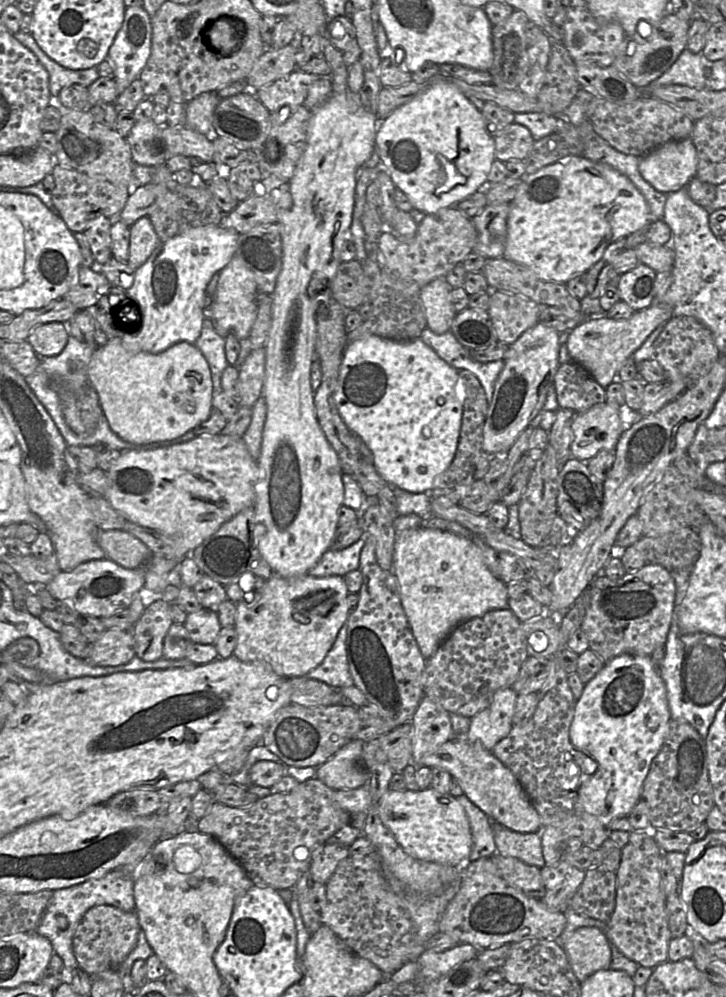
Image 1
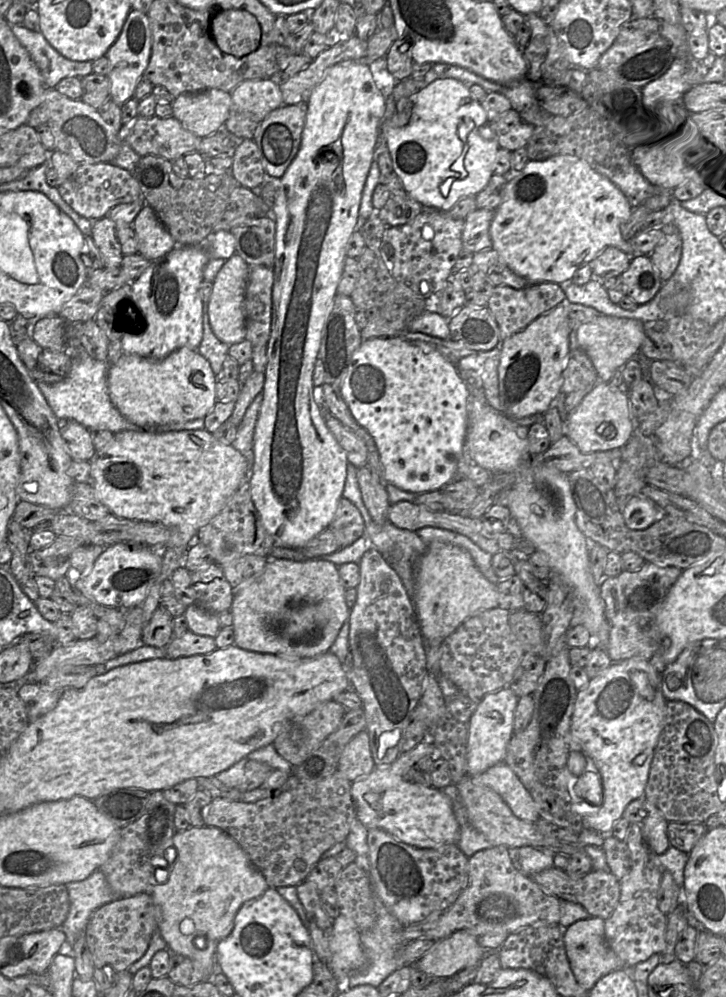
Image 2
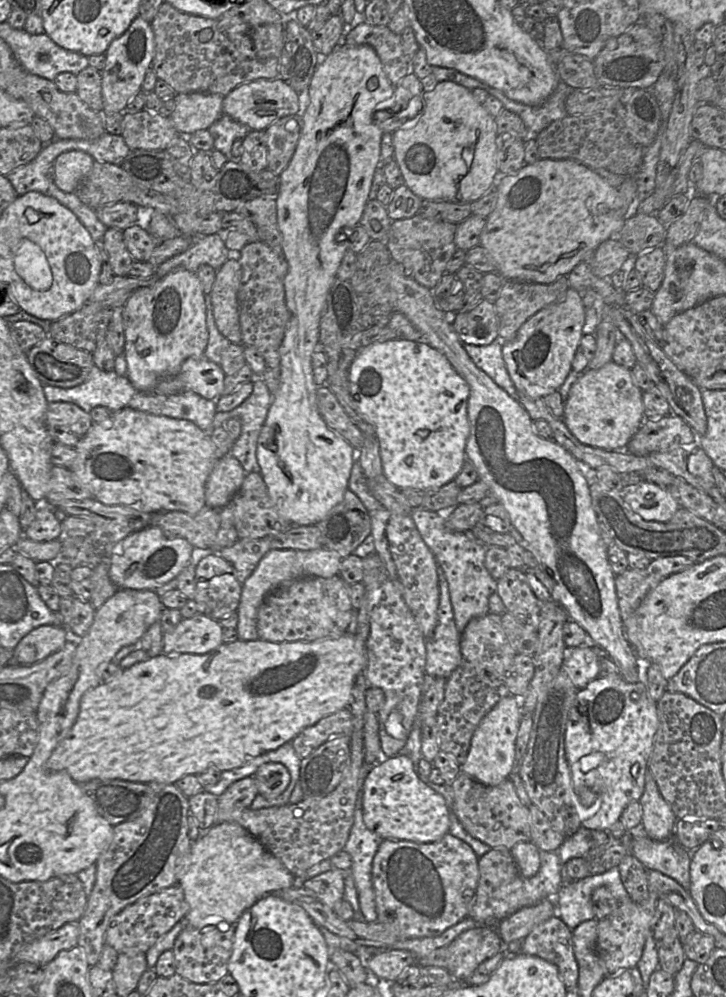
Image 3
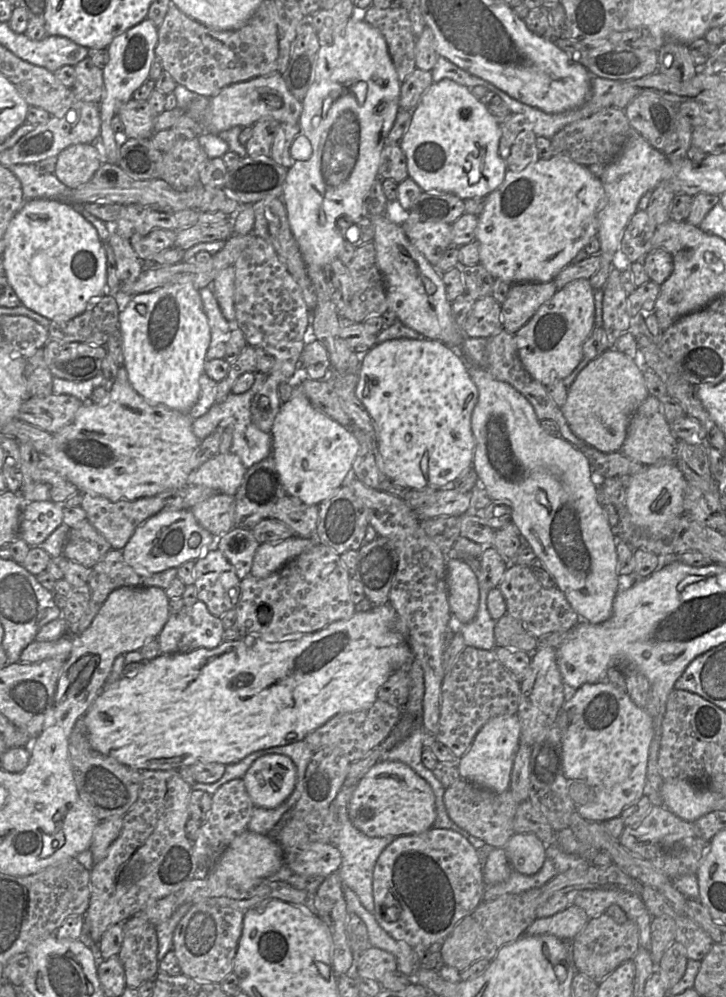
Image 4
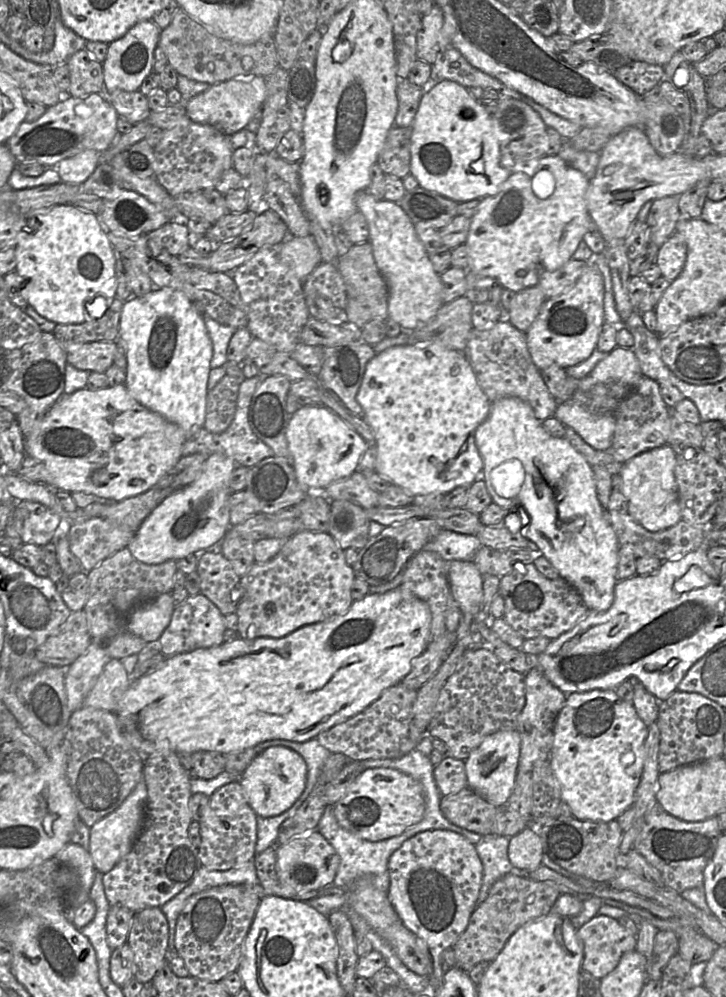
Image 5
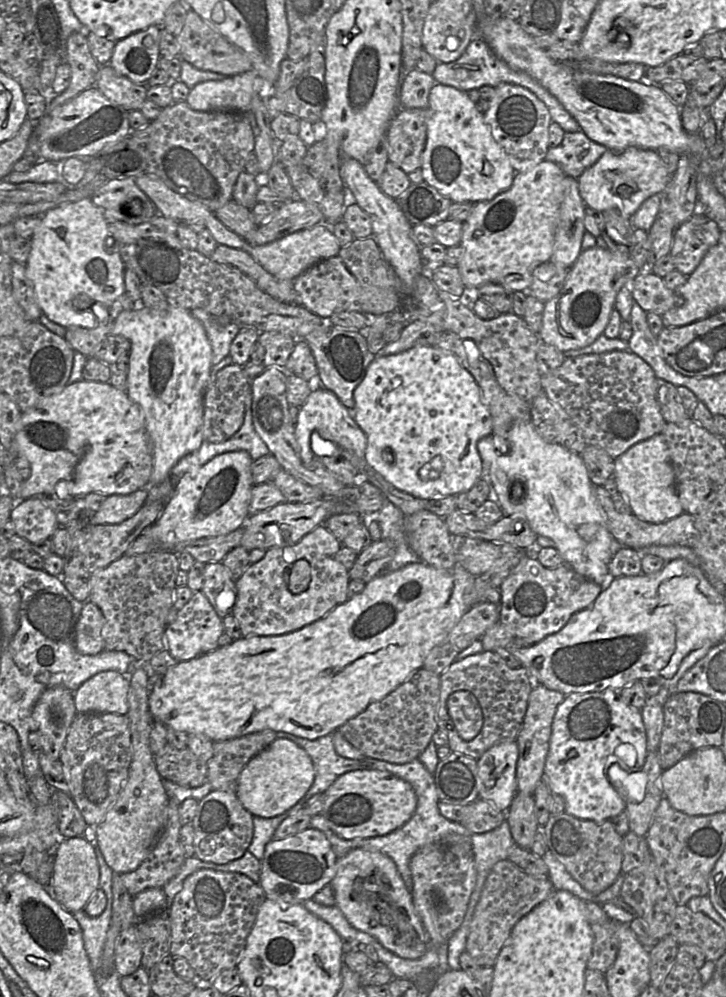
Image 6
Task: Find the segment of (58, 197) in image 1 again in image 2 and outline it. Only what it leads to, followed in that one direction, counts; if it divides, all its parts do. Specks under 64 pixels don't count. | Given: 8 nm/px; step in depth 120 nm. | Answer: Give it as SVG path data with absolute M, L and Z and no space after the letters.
M112 163L80 164L57 188L63 200L75 212L89 220L105 217L108 211L118 204L144 201L139 184L133 175Z

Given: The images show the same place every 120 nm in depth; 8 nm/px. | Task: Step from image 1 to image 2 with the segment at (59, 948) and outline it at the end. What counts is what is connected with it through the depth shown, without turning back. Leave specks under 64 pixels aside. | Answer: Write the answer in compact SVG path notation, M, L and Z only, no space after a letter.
M100 870L94 871L85 880L65 885L69 894L70 908L61 929L66 935L66 942L73 946L97 909L122 898L112 891Z

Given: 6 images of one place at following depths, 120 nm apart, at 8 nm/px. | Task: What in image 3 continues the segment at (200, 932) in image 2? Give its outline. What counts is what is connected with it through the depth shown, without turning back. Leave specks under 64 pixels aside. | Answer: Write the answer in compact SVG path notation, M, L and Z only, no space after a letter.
M234 822L214 824L208 830L201 830L199 837L191 843L191 864L180 880L189 911L184 917L185 926L192 925L196 929L218 925L226 921L235 926L241 915L262 897L275 894L282 889L300 885L283 863L251 835L244 827Z

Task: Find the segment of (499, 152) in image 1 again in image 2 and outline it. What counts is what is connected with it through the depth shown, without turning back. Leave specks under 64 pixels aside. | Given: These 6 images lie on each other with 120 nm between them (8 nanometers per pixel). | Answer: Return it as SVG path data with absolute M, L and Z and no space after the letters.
M514 109L499 115L498 117L490 117L490 120L481 129L481 135L486 138L495 138L500 148L507 149L511 152L526 147L530 138L534 133L534 126L526 122Z

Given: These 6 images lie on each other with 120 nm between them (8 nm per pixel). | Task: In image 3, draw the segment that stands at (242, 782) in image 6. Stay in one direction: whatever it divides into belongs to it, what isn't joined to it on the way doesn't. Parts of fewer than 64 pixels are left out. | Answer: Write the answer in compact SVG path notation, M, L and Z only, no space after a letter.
M281 763L262 764L254 774L258 793L268 799L281 795L290 783L290 773Z

